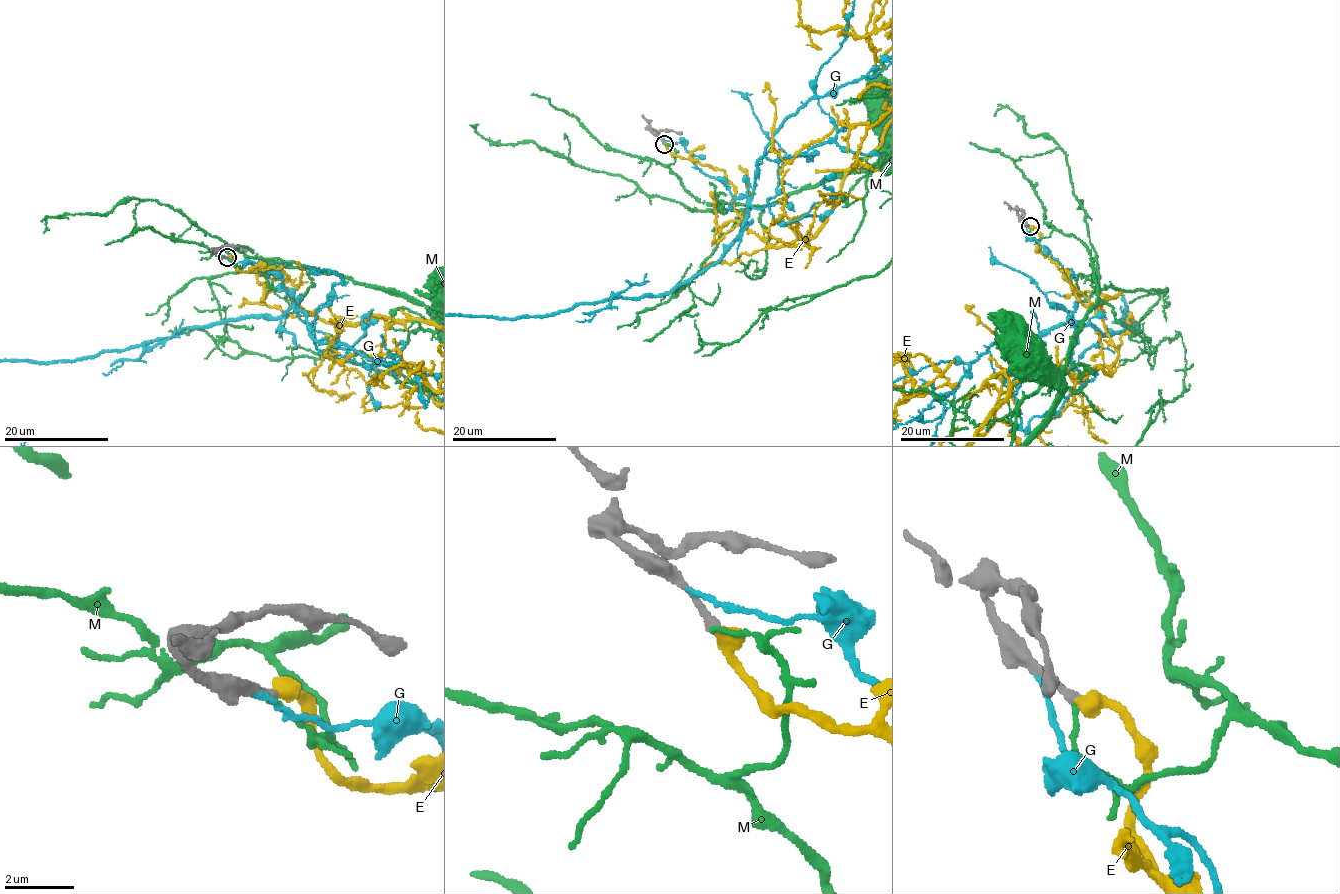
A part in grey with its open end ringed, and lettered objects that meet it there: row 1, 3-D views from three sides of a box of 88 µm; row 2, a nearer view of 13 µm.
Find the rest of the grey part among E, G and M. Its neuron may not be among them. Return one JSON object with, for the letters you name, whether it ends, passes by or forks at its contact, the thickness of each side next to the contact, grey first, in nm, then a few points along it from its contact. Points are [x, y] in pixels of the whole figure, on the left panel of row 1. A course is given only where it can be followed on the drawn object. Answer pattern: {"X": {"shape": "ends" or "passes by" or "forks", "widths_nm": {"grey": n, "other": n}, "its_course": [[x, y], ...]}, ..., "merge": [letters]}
{"E": {"shape": "ends", "widths_nm": {"grey": 240, "other": 460}}, "merge": ["E"]}

